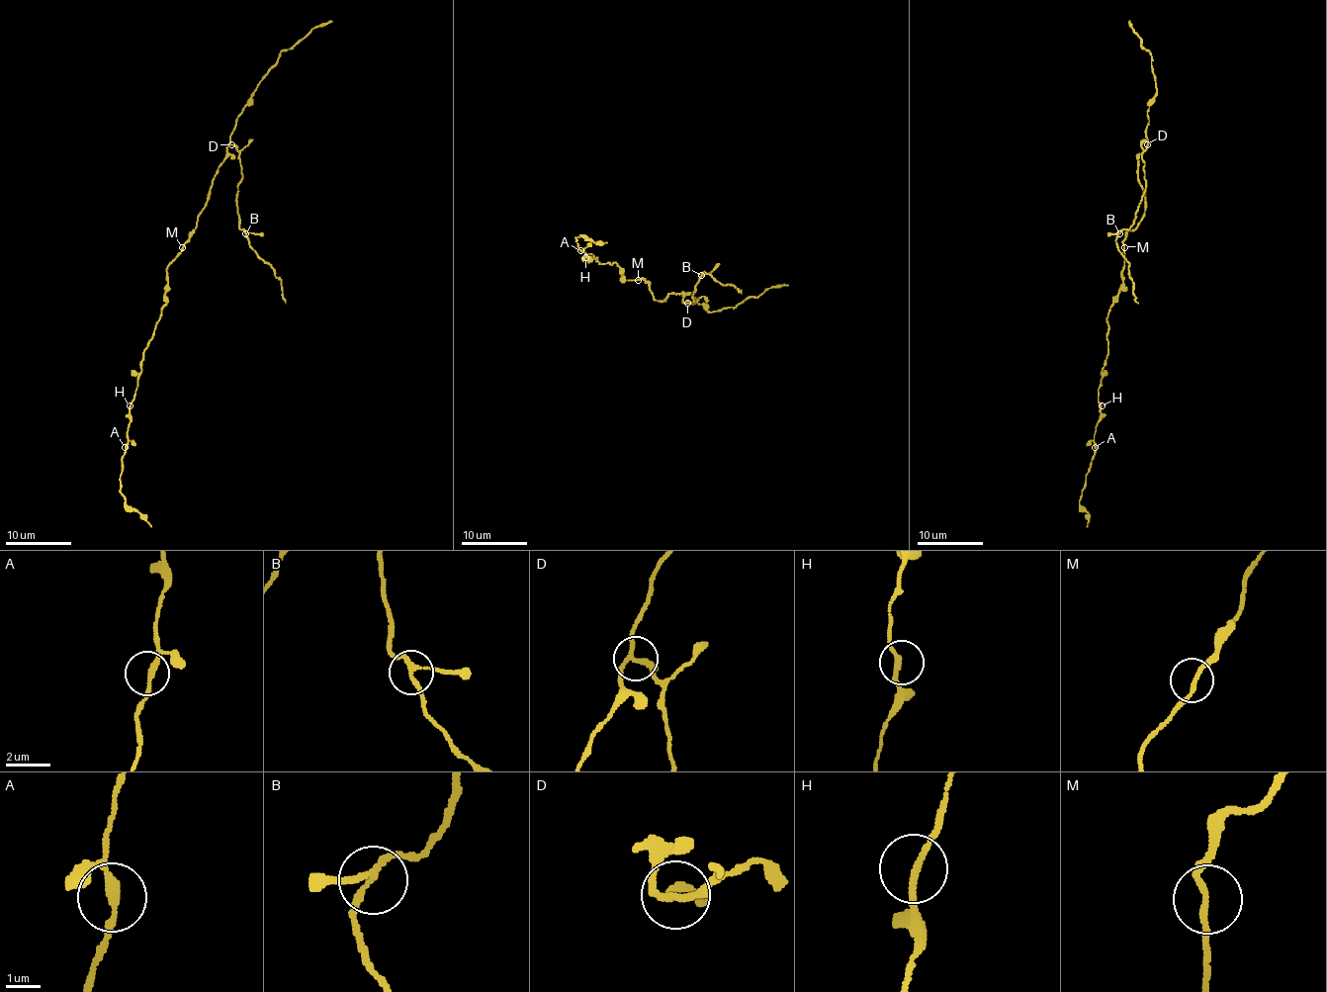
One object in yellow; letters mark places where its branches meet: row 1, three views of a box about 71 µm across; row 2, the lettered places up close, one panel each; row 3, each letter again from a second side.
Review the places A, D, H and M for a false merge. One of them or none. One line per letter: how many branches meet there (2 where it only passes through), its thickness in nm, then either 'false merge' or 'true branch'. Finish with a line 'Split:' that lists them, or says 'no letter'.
A: branches 3; calibre 200 nm; true branch
D: branches 3; calibre 190 nm; false merge
H: branches 2; calibre 200 nm; true branch
M: branches 2; calibre 170 nm; true branch
Split: D

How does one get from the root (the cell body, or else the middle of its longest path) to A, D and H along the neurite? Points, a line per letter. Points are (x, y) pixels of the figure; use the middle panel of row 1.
A: (639, 280), (624, 280), (614, 262), (600, 264), (596, 257), (580, 250)
D: (639, 280), (643, 278), (649, 285), (656, 300), (663, 300), (670, 293), (680, 293), (686, 303)
H: (639, 280), (624, 280), (621, 269), (614, 262), (600, 264), (591, 254), (585, 257)

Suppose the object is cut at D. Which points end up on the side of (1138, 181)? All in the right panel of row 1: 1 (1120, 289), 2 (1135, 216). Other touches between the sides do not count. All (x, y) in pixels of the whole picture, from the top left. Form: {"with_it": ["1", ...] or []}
{"with_it": ["1"]}

